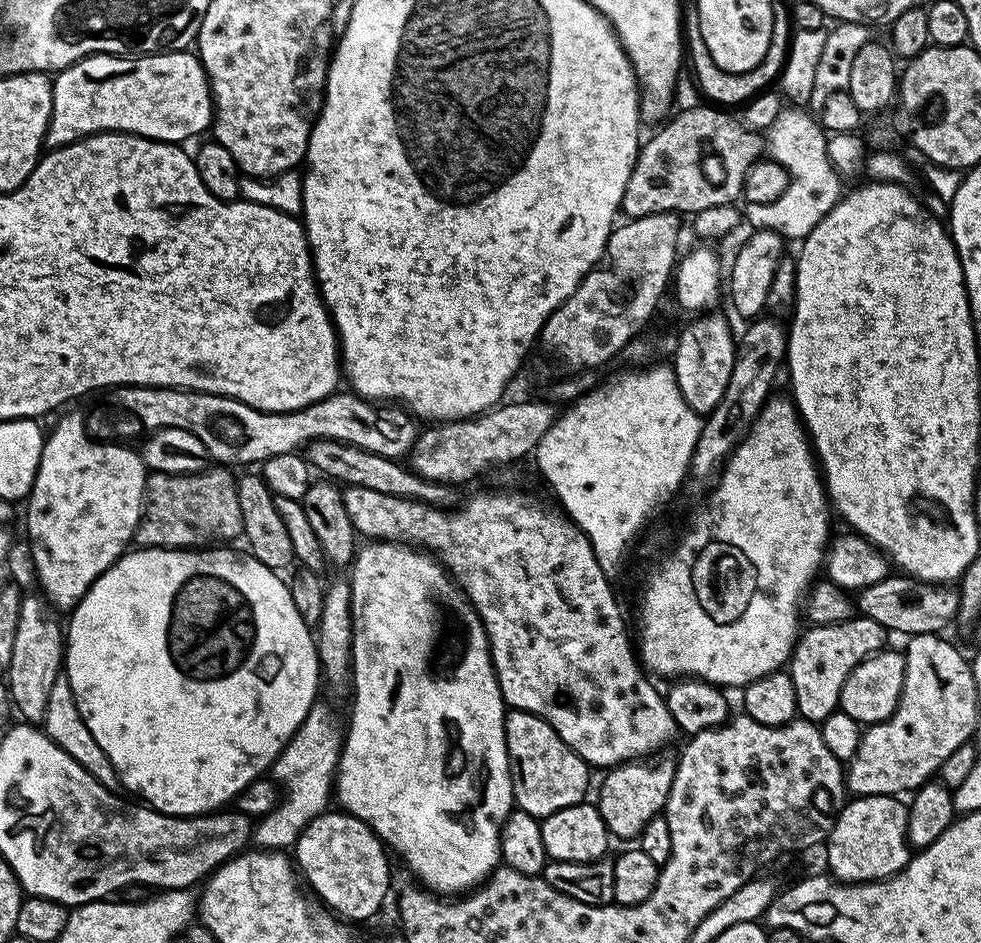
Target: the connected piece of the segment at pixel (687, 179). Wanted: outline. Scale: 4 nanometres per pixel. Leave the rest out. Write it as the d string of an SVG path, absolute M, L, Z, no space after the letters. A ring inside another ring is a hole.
M704 106L708 108L684 108L676 117L673 115L671 119L667 121L663 126L665 128L660 128L652 137L645 139L643 141L640 155L636 158L636 165L634 170L630 174L630 182L626 182L626 190L622 194L622 202L620 203L620 212L625 215L625 217L637 220L643 216L653 216L659 212L674 212L677 214L695 214L702 210L707 210L710 207L722 206L723 204L732 204L733 202L739 201L741 199L742 193L744 191L744 179L747 176L747 172L752 166L761 159L762 153L765 151L765 137L761 135L759 131L753 130L751 128L744 127L743 123L739 119L736 120L732 116L727 116L727 111L721 110L716 106Z

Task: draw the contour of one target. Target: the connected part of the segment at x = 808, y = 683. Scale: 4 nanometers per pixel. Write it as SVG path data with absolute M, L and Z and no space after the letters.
M856 614L841 624L812 626L807 630L809 632L805 631L793 647L790 675L799 719L819 722L839 709L842 686L846 686L846 678L850 678L854 666L885 647L886 629L878 622Z

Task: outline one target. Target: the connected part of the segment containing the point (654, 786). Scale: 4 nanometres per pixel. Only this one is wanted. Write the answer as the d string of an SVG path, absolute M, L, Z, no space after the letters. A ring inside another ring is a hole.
M668 754L617 764L615 768L603 773L604 781L600 784L598 807L602 822L606 822L609 833L615 839L617 836L620 840L635 841L642 834L646 822L663 813L676 773L676 760L664 755Z

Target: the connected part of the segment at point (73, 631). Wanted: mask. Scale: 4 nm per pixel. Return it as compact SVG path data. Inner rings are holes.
M209 546L207 548L189 548L187 550L182 548L137 547L135 550L129 550L97 578L94 586L90 586L88 593L80 599L79 606L71 609L70 616L72 616L72 621L66 624L63 671L66 673L66 679L70 682L70 690L74 694L74 702L78 706L78 714L82 714L82 722L86 722L86 730L90 730L90 734L94 734L94 742L98 742L98 746L102 746L106 758L110 758L110 762L116 771L117 781L122 785L122 788L124 784L125 790L123 789L123 791L125 793L133 792L133 794L128 794L139 798L147 807L152 808L154 811L161 812L167 816L207 816L210 812L231 805L235 801L237 794L242 790L246 790L246 786L250 786L250 782L261 779L271 769L272 763L278 758L278 754L288 745L290 738L298 730L298 726L302 726L302 722L309 710L312 709L313 704L317 703L318 696L316 696L316 691L322 688L322 669L320 667L320 659L316 653L314 632L310 625L304 621L302 614L298 614L298 609L294 606L294 598L290 598L290 590L287 583L283 579L280 581L276 577L279 575L273 569L262 566L262 562L255 560L247 551L235 552L232 548L235 547Z

